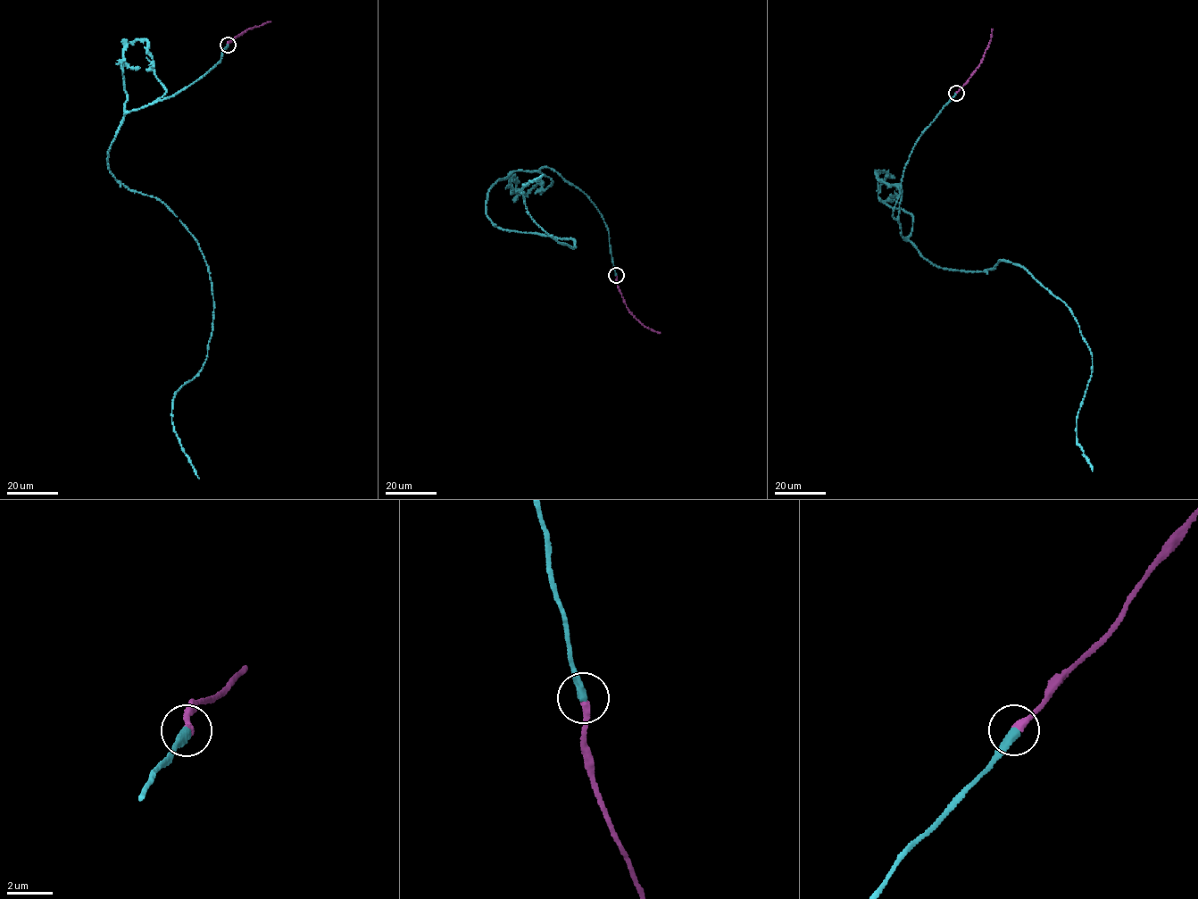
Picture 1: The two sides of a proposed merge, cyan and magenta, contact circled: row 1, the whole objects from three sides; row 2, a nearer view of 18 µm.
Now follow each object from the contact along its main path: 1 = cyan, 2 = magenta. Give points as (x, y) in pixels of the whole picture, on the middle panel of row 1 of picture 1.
1: (616, 275), (603, 218), (554, 170), (497, 180), (491, 222), (575, 247), (529, 214), (521, 188), (543, 174)
2: (616, 275), (617, 285), (629, 312), (644, 325), (661, 333)

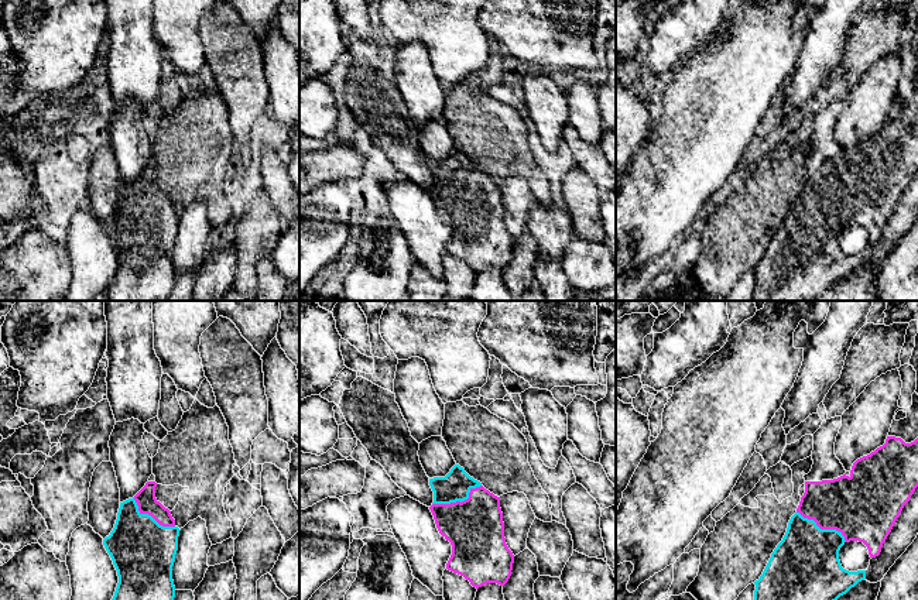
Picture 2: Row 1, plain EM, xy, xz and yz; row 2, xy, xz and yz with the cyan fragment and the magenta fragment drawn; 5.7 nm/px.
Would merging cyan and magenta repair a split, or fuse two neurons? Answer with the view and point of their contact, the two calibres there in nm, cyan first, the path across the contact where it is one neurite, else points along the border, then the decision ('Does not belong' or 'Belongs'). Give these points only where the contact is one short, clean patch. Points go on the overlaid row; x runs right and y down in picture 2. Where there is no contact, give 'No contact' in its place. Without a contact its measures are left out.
Touches cyan at xz (458, 500). Thickness 170 nm (cyan) against 320 nm. Belongs

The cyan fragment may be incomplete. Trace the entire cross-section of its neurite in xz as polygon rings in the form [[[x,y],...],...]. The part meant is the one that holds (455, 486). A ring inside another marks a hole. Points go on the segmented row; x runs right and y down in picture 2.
[[[455,464],[445,477],[429,479],[429,486],[434,491],[429,510],[439,534],[452,545],[446,569],[463,576],[476,589],[487,583],[504,586],[511,576],[514,555],[504,538],[500,497],[486,490],[459,464]]]

